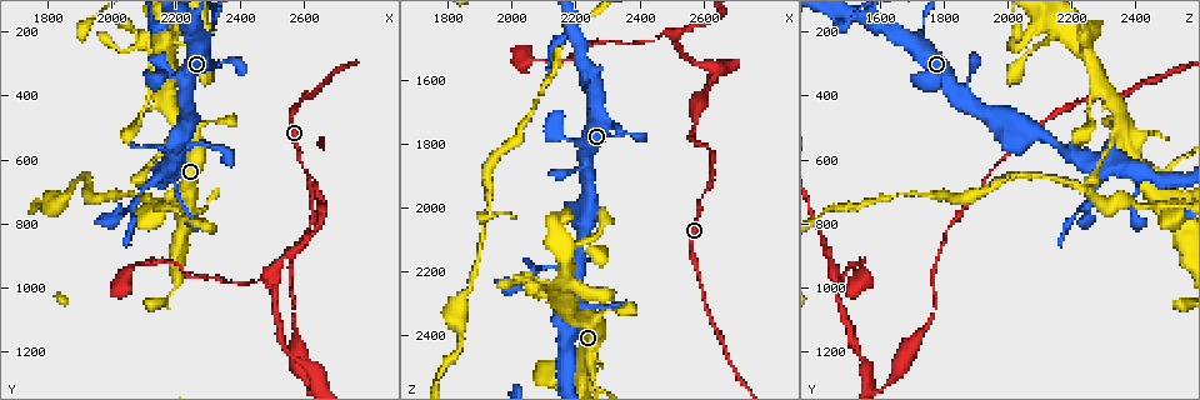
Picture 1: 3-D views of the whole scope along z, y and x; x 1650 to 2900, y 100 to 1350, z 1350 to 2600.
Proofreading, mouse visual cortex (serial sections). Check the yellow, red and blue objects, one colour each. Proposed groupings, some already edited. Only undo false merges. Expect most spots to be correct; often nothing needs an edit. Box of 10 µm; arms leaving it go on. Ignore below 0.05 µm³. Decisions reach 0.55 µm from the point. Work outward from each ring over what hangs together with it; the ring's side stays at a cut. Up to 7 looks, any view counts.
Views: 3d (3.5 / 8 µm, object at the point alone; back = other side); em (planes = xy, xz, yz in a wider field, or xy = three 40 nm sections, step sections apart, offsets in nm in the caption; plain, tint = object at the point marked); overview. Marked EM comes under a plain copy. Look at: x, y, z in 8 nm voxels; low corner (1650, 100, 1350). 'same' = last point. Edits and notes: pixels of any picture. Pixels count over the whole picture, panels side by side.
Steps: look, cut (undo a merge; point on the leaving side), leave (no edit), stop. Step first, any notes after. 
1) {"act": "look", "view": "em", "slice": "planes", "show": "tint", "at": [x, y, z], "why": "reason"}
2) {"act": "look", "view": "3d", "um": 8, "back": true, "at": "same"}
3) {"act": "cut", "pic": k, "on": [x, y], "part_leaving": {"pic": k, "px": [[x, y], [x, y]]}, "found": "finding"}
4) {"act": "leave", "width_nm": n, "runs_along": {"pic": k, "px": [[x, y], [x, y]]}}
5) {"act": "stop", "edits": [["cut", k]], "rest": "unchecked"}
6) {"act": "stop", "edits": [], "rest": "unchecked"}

{"act": "look", "view": "3d", "um": 8, "at": [2510, 970, 1460], "why": "abrupt turn"}

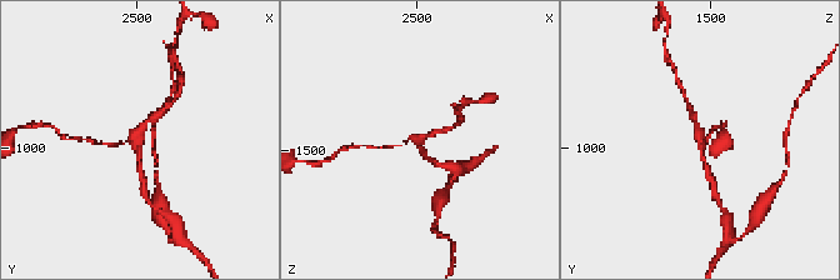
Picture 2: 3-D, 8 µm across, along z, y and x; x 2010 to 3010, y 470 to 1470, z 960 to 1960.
{"act": "look", "view": "3d", "um": 3.5, "at": "same"}

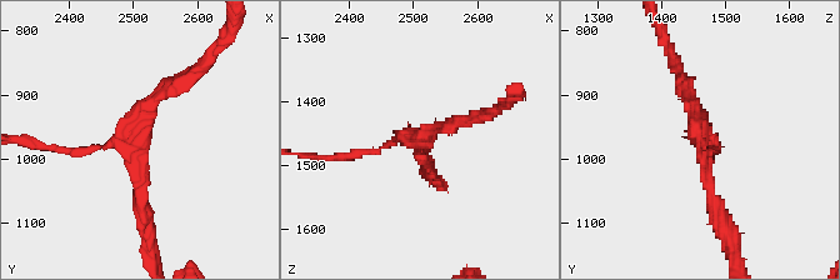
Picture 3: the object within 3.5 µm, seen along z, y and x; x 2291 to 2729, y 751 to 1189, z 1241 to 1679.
{"act": "look", "view": "em", "slice": "xy", "step": 2, "show": "tint", "at": [2505, 975, 1465], "arms": 3, "arm_widths_nm": [100, 150, 200]}

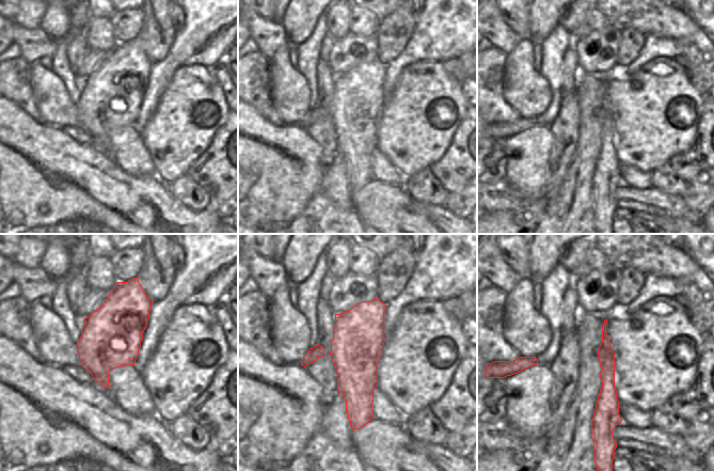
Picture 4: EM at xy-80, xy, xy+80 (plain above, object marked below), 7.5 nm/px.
{"act": "leave", "runs_along": {"pic": 4, "px": [[604, 336], [607, 363], [606, 423]]}, "found": "all the same cell"}

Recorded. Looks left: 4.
{"act": "look", "view": "em", "slice": "xy", "step": 2, "show": "tint", "at": [2140, 180, 1480], "why": "sharp bend"}

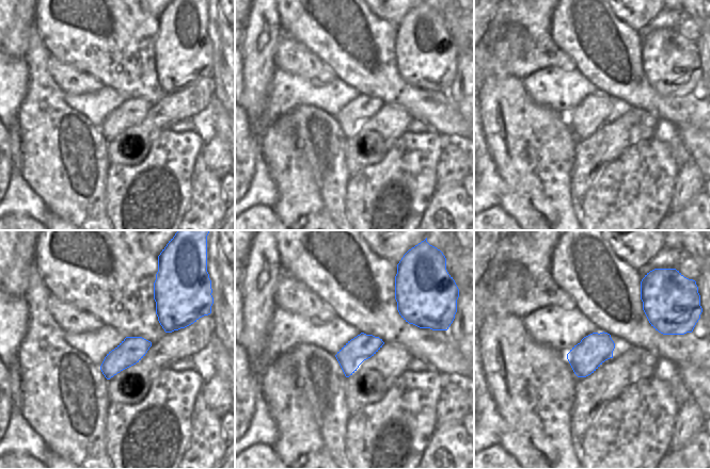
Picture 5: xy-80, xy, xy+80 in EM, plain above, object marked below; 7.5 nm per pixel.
{"act": "look", "view": "3d", "um": 3.5, "at": "same"}

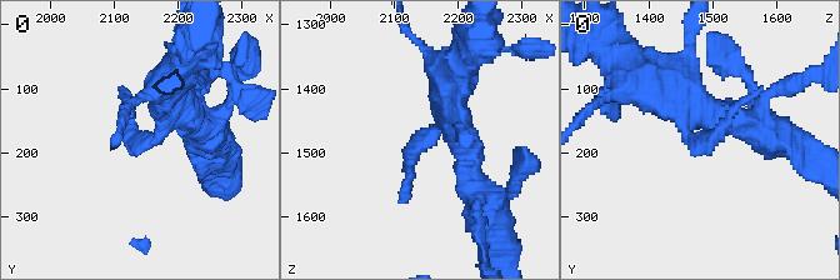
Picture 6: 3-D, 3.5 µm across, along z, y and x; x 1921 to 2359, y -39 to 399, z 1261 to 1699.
{"act": "leave", "runs_along": {"pic": 6, "px": [[189, 118], [135, 140], [124, 94]]}, "found": "continuous, no second cell"}

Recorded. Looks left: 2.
{"act": "look", "view": "3d", "um": 3.5, "at": [2320, 170, 1730], "why": "calibre changes"}

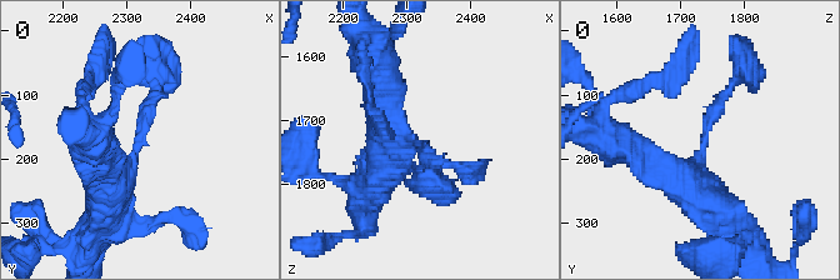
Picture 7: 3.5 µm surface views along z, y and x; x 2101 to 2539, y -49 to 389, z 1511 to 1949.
{"act": "look", "view": "em", "slice": "planes", "show": "tint", "at": [2315, 180, 1735]}

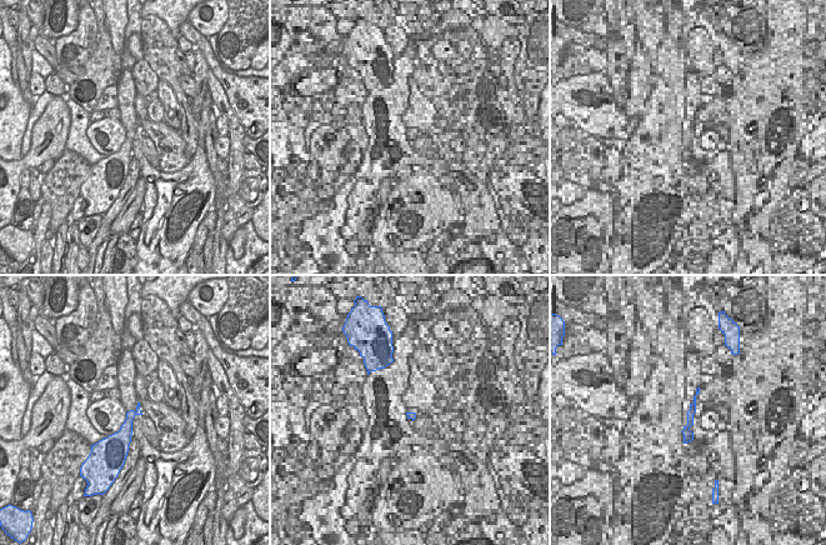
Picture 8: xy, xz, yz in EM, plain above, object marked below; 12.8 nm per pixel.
{"act": "leave", "runs_along": {"pic": 7, "px": [[108, 204], [150, 100], [165, 96]]}, "found": "continuous, no second cell"}

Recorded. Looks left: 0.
{"act": "stop", "edits": [], "rest": "unchecked"}

